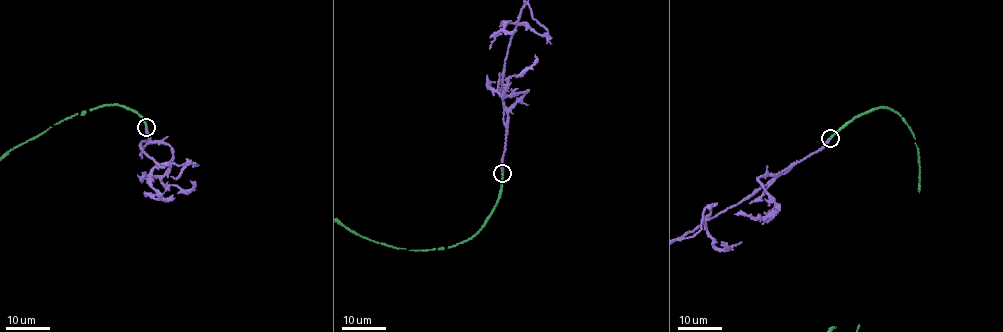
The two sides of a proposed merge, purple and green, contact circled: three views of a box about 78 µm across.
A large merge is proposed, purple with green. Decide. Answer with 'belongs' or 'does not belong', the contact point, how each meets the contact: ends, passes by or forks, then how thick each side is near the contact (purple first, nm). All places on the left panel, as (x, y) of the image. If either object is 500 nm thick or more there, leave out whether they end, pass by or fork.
belongs | (146, 127) | purple ends | green ends | 360/260 nm

